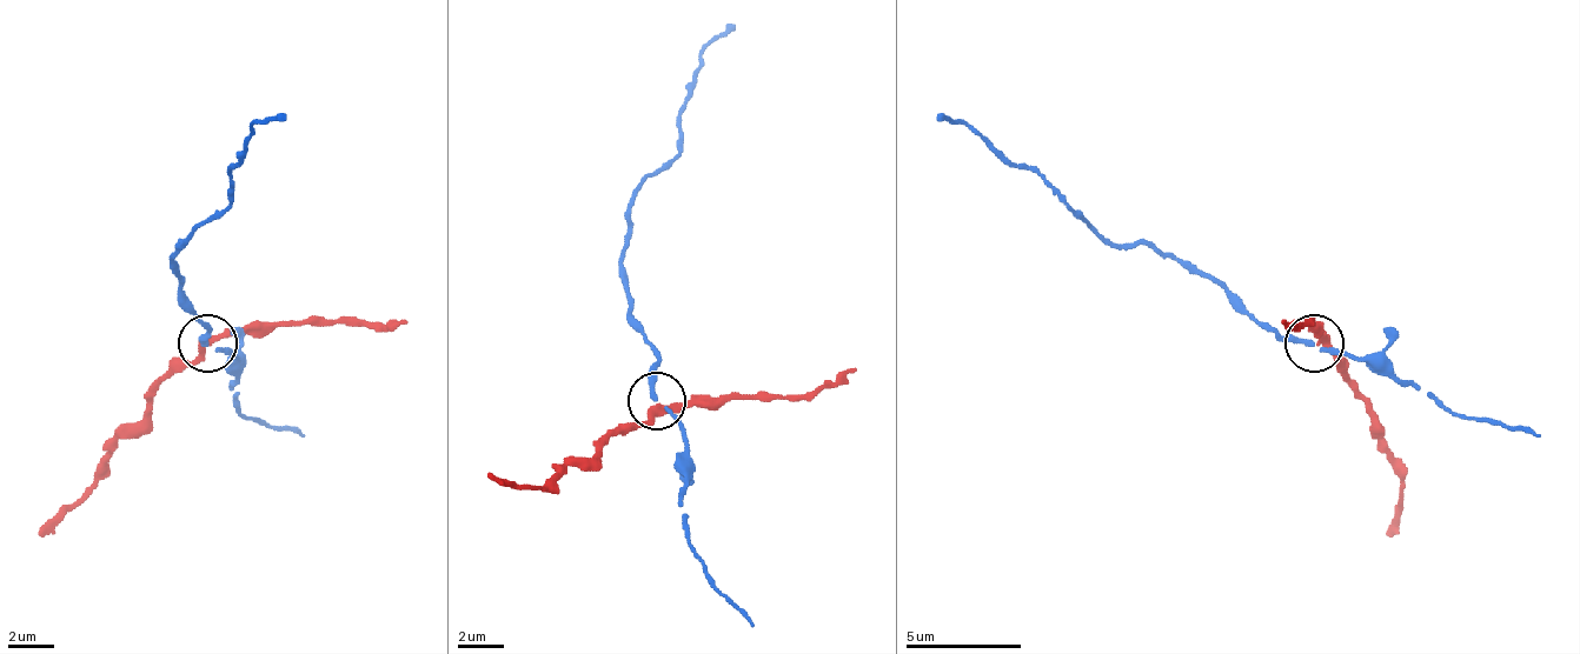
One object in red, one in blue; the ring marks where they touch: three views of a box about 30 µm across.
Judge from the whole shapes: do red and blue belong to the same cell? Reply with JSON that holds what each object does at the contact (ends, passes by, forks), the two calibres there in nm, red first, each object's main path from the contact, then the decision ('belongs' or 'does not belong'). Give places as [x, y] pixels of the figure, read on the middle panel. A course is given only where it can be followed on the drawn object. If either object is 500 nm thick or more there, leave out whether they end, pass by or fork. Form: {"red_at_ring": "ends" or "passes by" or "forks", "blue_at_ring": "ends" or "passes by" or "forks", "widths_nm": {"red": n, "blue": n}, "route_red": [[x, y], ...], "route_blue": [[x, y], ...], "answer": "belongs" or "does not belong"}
{"red_at_ring": "passes by", "blue_at_ring": "passes by", "widths_nm": {"red": 300, "blue": 170}, "route_red": [[658, 405], [548, 486], [502, 486], [490, 474]], "route_blue": [[658, 399], [658, 347], [623, 289], [629, 197], [675, 157], [698, 58], [734, 22]], "answer": "does not belong"}

